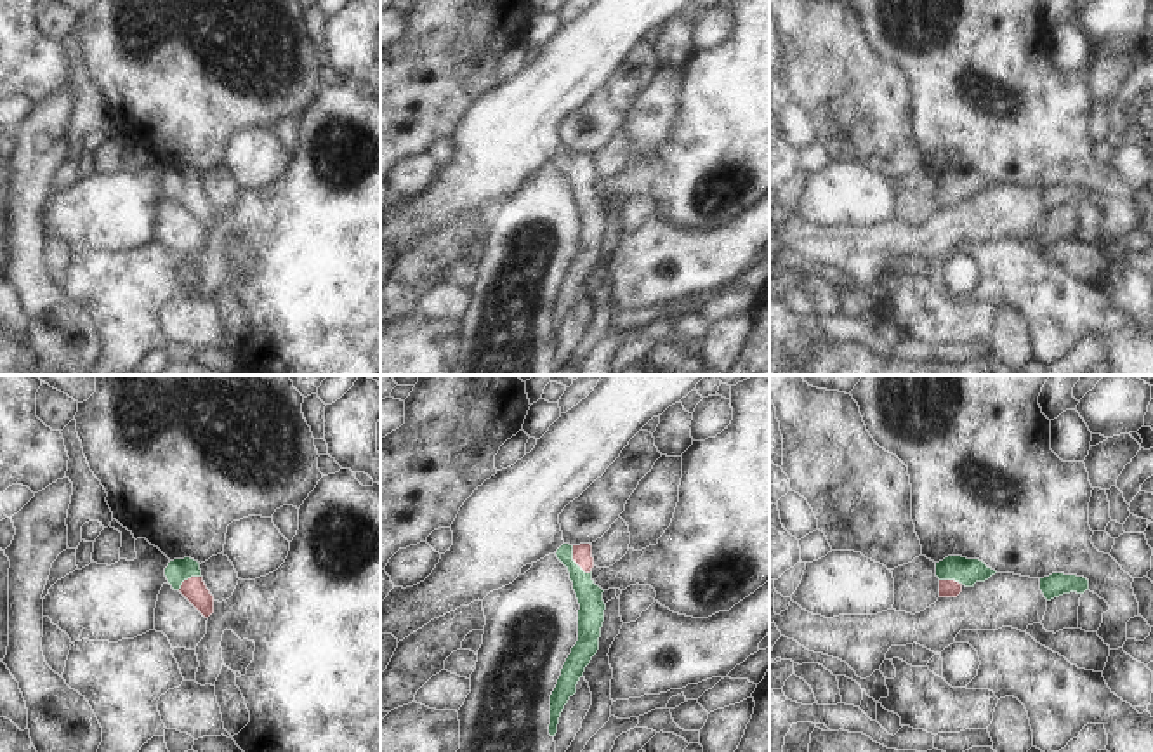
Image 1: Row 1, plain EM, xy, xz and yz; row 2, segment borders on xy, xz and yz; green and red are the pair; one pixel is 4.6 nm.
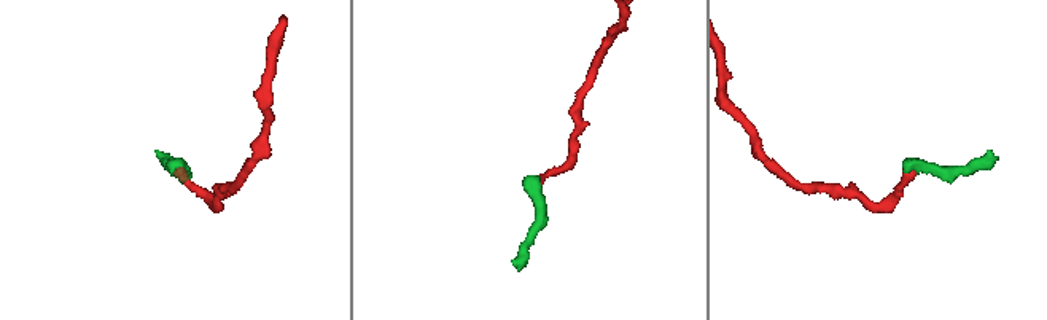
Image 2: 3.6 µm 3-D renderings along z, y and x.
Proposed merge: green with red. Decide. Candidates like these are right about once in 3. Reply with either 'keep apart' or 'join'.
join

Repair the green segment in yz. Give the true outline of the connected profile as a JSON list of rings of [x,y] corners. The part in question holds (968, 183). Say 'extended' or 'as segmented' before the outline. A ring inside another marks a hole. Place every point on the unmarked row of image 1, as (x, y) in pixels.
extended; [[[948,167],[936,174],[936,188],[939,189],[939,208],[957,208],[962,198],[974,198],[976,193],[985,193],[997,182],[988,179],[979,170],[962,167]]]

